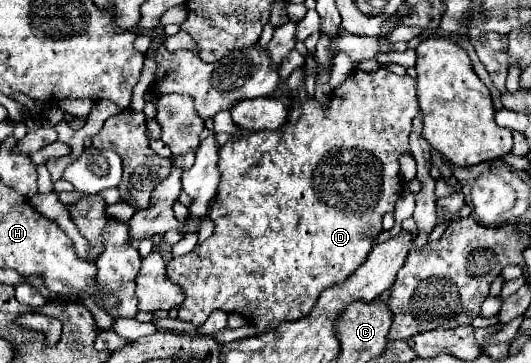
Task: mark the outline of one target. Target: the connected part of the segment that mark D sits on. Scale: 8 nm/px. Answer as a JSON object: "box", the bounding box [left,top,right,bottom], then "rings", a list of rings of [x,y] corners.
{"box":[167,68,419,335],"rings":[[[299,68],[285,81],[285,89],[291,97],[291,109],[289,109],[289,119],[281,129],[247,133],[239,141],[229,141],[221,147],[221,159],[219,159],[221,181],[219,181],[217,201],[211,209],[211,219],[215,223],[215,231],[209,239],[199,243],[199,247],[195,247],[193,253],[183,255],[183,257],[175,257],[167,263],[169,279],[173,279],[173,281],[181,283],[181,287],[185,287],[185,301],[181,303],[181,307],[177,311],[177,317],[181,321],[201,325],[211,315],[211,311],[221,309],[225,313],[241,313],[247,321],[251,321],[255,331],[261,335],[267,329],[273,329],[283,321],[293,321],[293,319],[305,317],[313,309],[313,305],[317,303],[323,289],[345,281],[365,261],[365,257],[373,249],[377,235],[383,231],[383,227],[381,227],[383,215],[395,209],[395,203],[403,193],[403,183],[399,177],[399,157],[409,153],[409,139],[407,137],[411,133],[411,121],[413,121],[413,117],[419,115],[419,103],[415,97],[415,79],[411,79],[409,75],[403,75],[403,77],[395,75],[389,69],[377,69],[373,73],[353,71],[345,79],[345,83],[331,93],[333,99],[325,107],[321,107],[315,99],[309,99],[305,95],[304,79],[304,71]]]}

